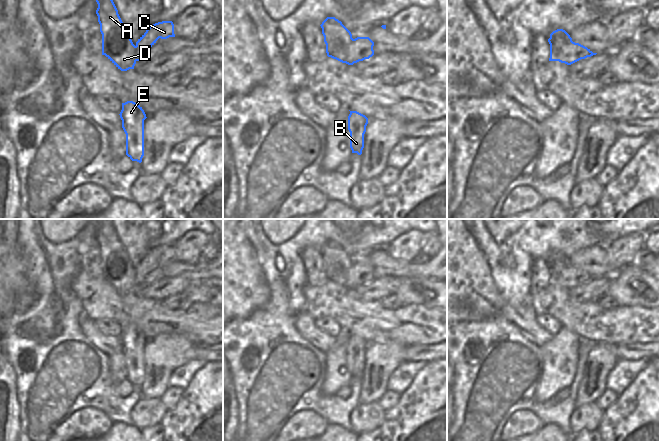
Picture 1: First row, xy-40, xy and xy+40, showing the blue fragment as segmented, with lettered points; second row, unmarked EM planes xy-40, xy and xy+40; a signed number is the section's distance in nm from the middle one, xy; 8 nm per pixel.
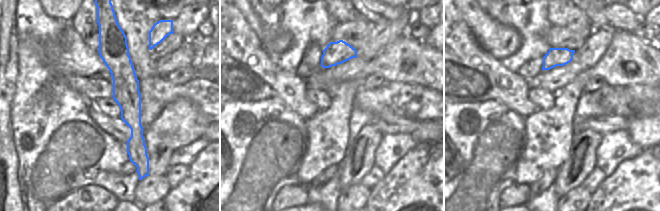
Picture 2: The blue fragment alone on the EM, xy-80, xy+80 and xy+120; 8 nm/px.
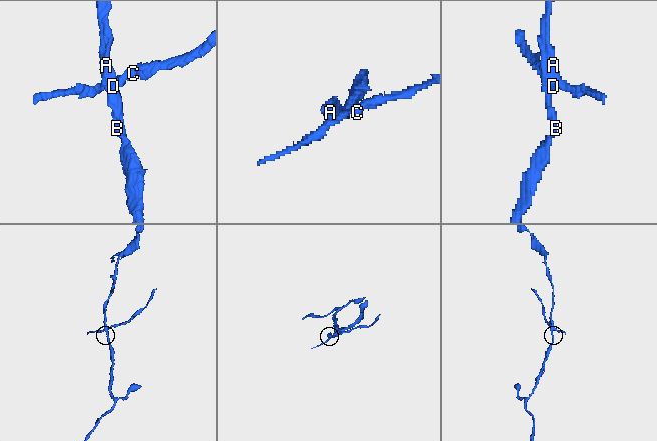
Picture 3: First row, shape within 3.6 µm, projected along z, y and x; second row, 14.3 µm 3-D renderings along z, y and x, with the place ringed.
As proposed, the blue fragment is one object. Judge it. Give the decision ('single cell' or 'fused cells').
fused cells

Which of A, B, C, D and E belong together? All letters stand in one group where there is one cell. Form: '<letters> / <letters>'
A B D E / C

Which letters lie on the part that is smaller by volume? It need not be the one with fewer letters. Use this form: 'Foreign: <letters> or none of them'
Foreign: C

